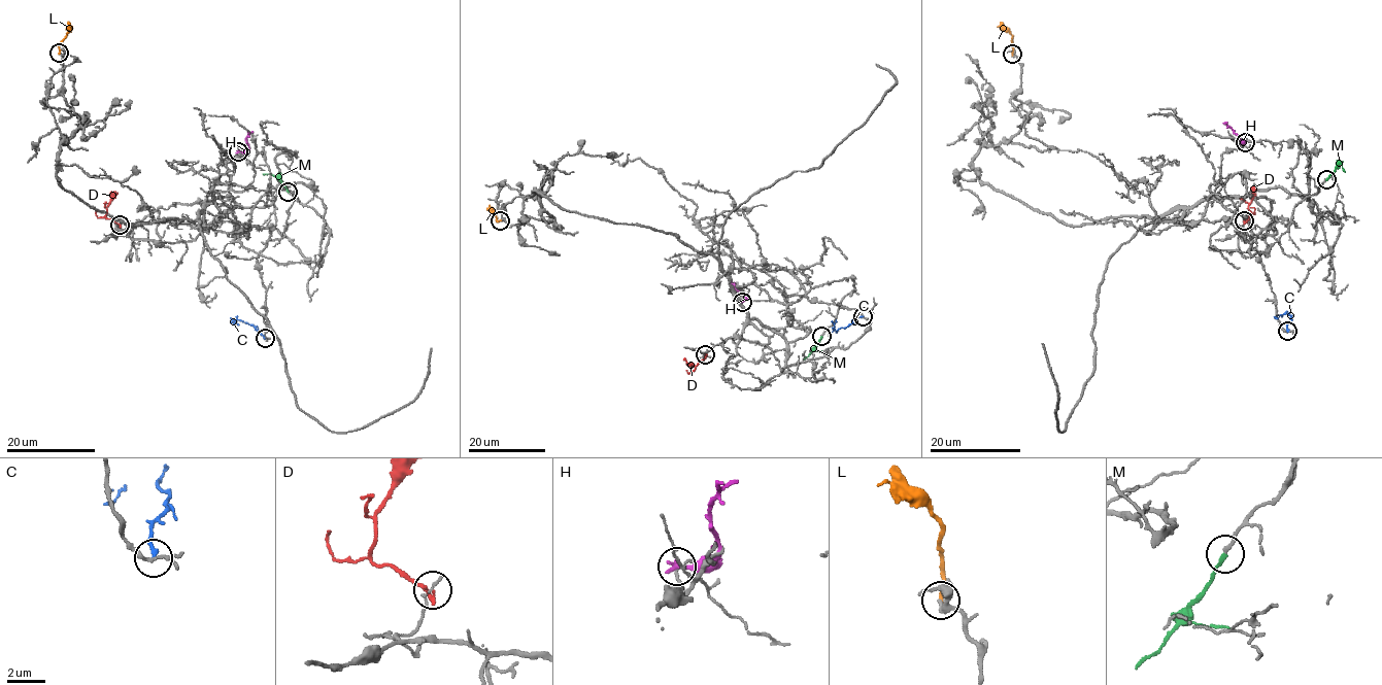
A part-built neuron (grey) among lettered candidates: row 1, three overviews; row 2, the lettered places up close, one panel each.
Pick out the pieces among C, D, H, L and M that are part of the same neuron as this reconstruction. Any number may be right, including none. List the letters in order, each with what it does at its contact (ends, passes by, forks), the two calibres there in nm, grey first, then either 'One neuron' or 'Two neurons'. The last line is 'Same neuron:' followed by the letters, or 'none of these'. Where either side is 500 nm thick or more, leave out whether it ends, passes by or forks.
C: It ends there. Thickness 130 nm (grey) against 220 nm. Two neurons
D: It passes by. Thickness 160 nm (grey) against 150 nm. Two neurons
H: It ends there. Thickness 110 nm (grey) against 320 nm. Two neurons
L: It ends there. Thickness 180 nm (grey) against 200 nm. Two neurons
M: It ends there. Thickness 190 nm (grey) against 220 nm. One neuron
Same neuron: M

